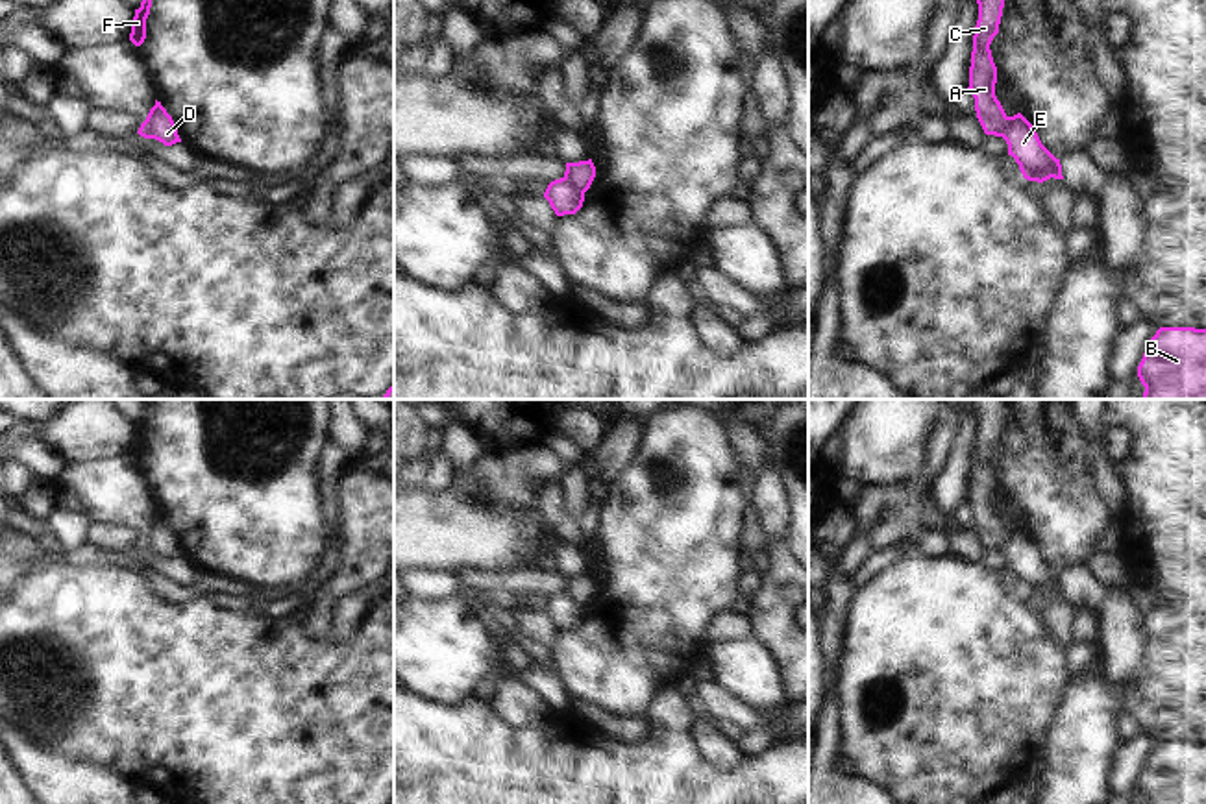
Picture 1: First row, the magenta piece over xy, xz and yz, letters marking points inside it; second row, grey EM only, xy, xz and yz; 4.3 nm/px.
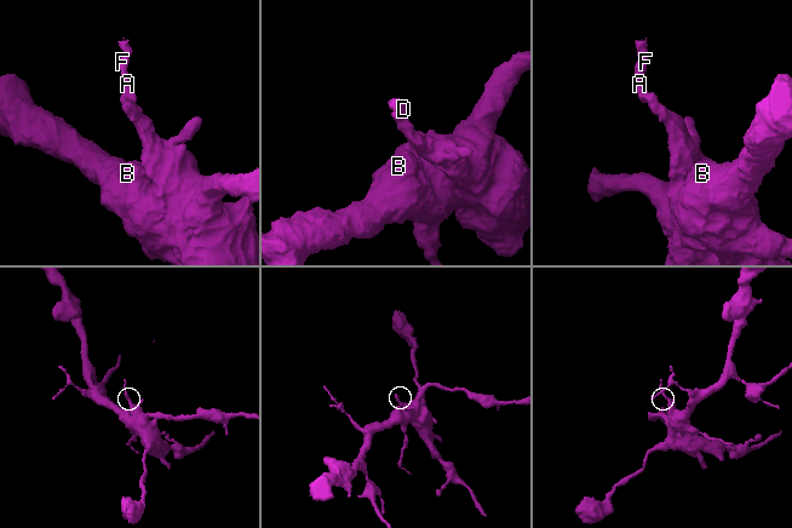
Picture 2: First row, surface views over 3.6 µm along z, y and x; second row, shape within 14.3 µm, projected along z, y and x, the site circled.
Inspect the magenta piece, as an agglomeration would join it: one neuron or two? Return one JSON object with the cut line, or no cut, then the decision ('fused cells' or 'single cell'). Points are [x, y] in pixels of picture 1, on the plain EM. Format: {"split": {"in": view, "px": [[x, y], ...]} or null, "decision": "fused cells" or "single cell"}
{"split": {"in": "xz", "px": [[563, 592], [583, 607]]}, "decision": "fused cells"}

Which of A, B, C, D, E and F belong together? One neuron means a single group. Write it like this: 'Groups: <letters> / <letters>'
Groups: A C D F / B E.

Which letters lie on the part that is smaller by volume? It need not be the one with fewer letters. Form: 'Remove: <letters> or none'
Remove: A, C, D, F

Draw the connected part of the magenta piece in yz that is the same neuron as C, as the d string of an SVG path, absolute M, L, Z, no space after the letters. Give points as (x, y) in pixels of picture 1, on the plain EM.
M975 399L978 434L973 449L969 505L975 512L977 532L986 549L1004 551L1010 530L995 510L997 481L990 458L999 447L1006 399Z

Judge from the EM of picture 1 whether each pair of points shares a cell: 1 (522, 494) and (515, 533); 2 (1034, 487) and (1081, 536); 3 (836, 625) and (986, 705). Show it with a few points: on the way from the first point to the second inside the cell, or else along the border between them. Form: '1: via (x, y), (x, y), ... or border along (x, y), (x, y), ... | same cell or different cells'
1: border along (478, 494), (487, 503), (516, 507), (535, 499) | different cells
2: via (1047, 499), (1068, 523) | same cell
3: border along (857, 590), (849, 607), (846, 644), (836, 671) | different cells

